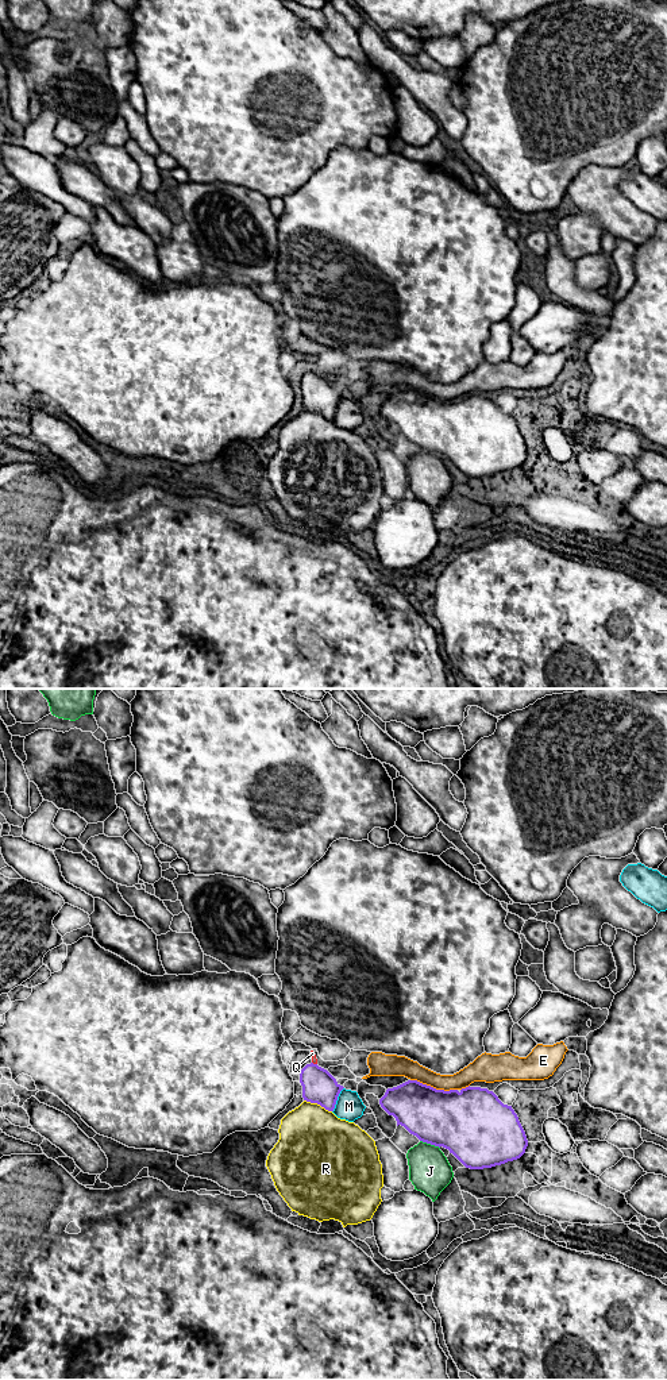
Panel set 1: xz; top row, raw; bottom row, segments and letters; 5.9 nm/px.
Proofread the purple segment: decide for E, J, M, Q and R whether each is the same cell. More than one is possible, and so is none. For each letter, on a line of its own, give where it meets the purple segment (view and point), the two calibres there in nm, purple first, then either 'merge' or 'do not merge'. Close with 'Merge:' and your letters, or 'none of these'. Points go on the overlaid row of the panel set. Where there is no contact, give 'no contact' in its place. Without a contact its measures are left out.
E: xz (432, 1087) | 360/130 nm | do not merge
J: xz (430, 1143) | 380/260 nm | do not merge
M: xz (336, 1099) | 200/160 nm | do not merge
Q: xz (315, 1064) | 200/30 nm | do not merge
R: xz (317, 1103) | 200/440 nm | do not merge
Merge: none of these

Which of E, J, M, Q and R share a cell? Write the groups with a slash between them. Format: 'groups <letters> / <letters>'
groups E Q / J / M / R

